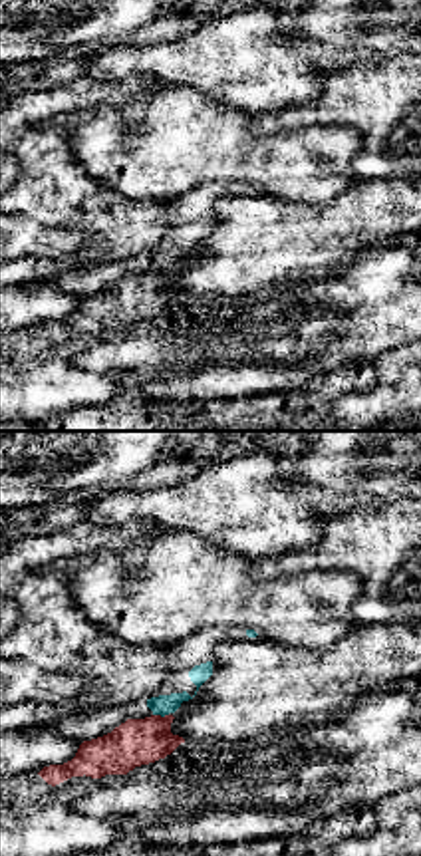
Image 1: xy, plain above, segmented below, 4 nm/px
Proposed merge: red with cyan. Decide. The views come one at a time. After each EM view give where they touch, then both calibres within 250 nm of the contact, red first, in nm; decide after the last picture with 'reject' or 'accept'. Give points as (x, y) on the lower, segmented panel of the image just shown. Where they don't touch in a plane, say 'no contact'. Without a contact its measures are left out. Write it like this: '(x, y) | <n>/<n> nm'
(159, 715) | 190/80 nm

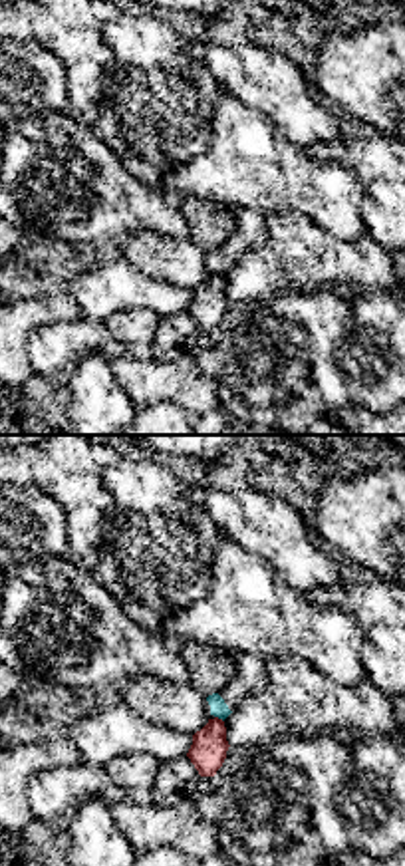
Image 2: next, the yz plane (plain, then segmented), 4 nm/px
(217, 718) | 150/70 nm

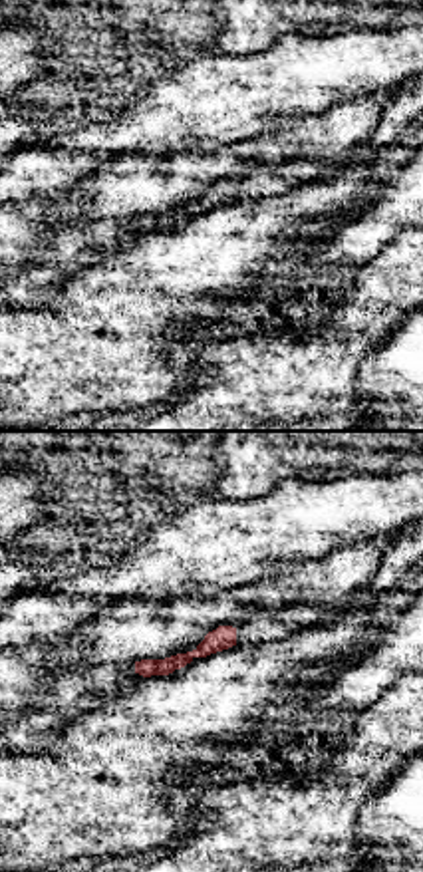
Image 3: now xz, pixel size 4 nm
no contact

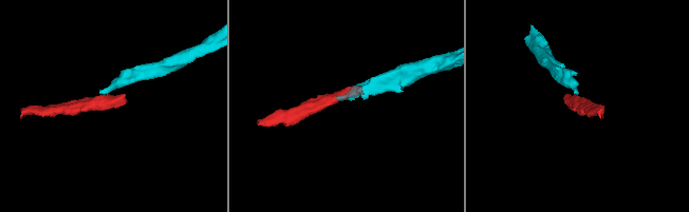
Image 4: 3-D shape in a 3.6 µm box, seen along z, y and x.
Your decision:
reject

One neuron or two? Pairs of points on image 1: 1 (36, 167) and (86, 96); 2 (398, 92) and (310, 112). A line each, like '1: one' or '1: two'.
1: one
2: one

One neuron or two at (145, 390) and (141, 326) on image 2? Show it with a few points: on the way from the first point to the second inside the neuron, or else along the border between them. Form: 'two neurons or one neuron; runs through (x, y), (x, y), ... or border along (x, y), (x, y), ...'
two neurons; border along (134, 348), (149, 350)

